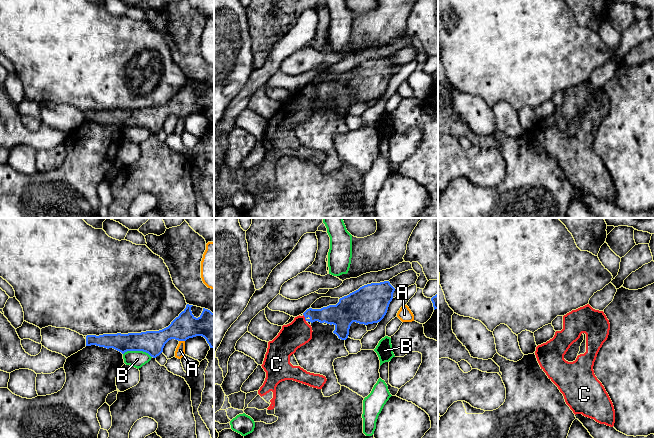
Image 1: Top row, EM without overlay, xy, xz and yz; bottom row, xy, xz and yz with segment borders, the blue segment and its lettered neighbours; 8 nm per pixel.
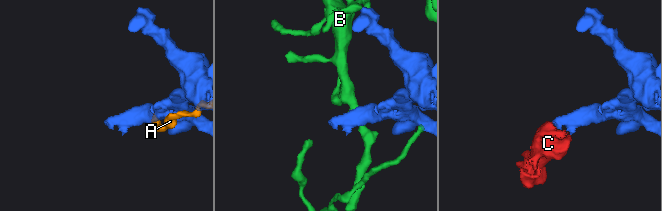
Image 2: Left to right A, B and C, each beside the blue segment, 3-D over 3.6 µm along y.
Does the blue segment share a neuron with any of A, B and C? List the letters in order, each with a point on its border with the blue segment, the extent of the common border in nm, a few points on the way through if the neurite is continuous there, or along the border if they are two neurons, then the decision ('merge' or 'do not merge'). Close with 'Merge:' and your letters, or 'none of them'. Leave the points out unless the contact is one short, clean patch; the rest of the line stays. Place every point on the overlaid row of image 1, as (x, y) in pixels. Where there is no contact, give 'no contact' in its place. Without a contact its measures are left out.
A: xy (182, 340) | 50 nm | do not merge
B: xy (137, 350) | 240 nm | do not merge
C: xz (304, 316) | 60 nm | merge
Merge: C

